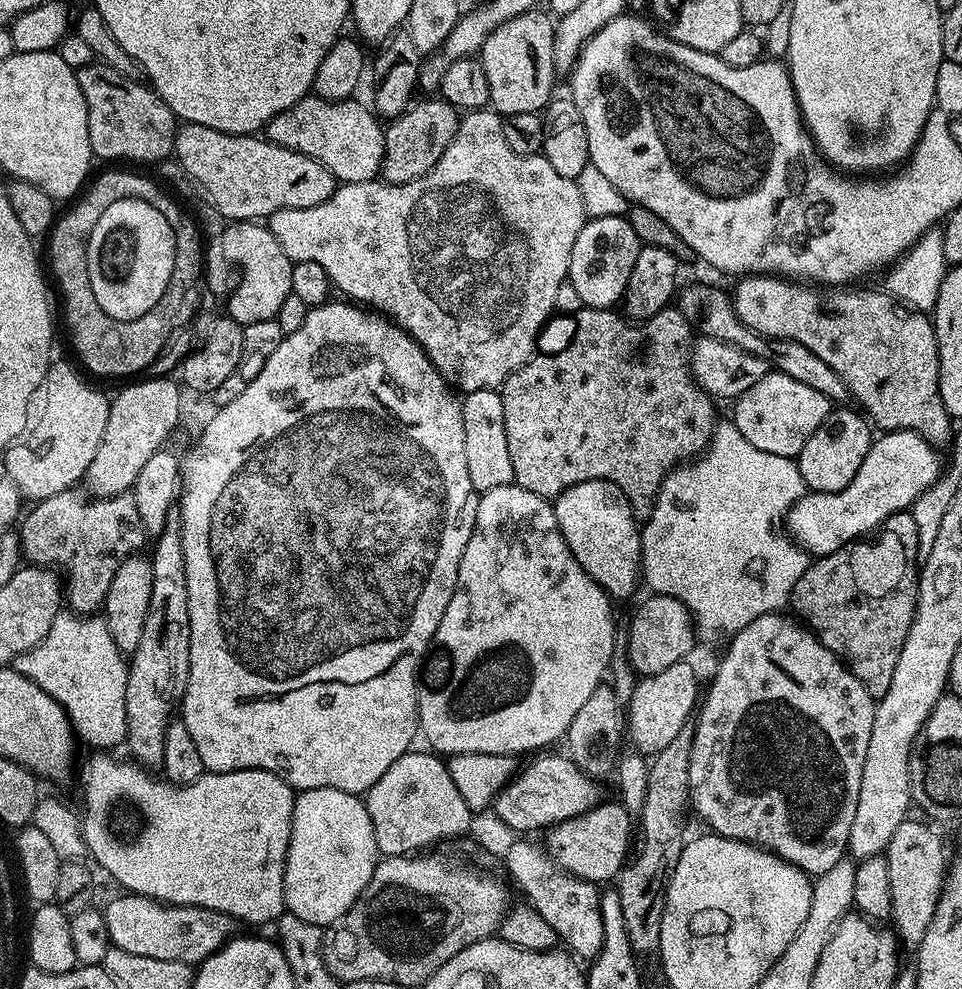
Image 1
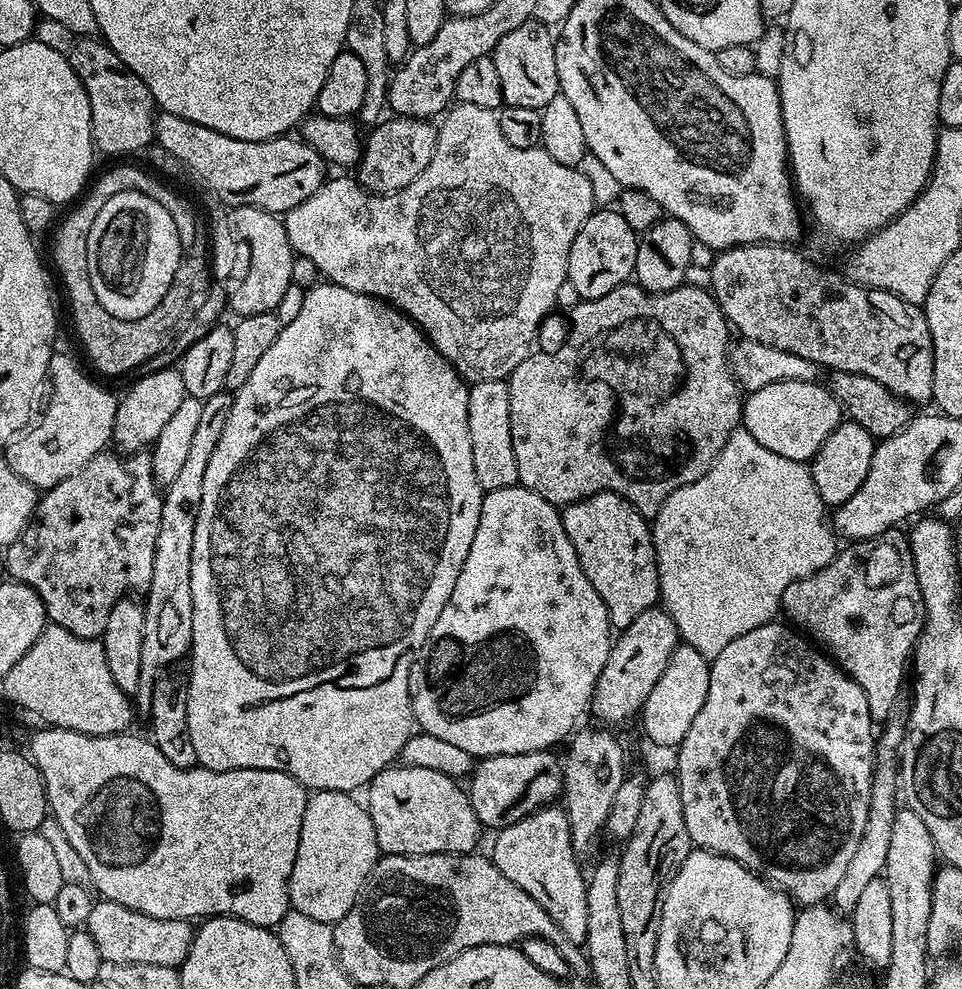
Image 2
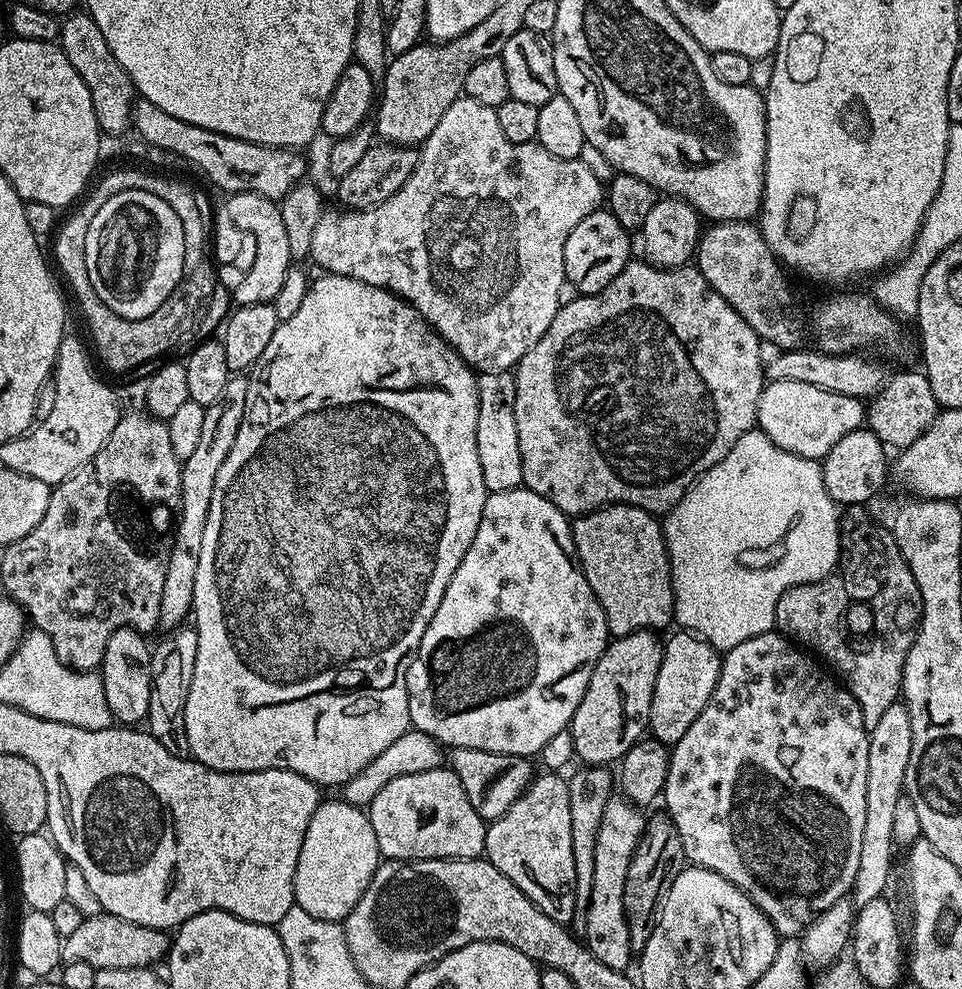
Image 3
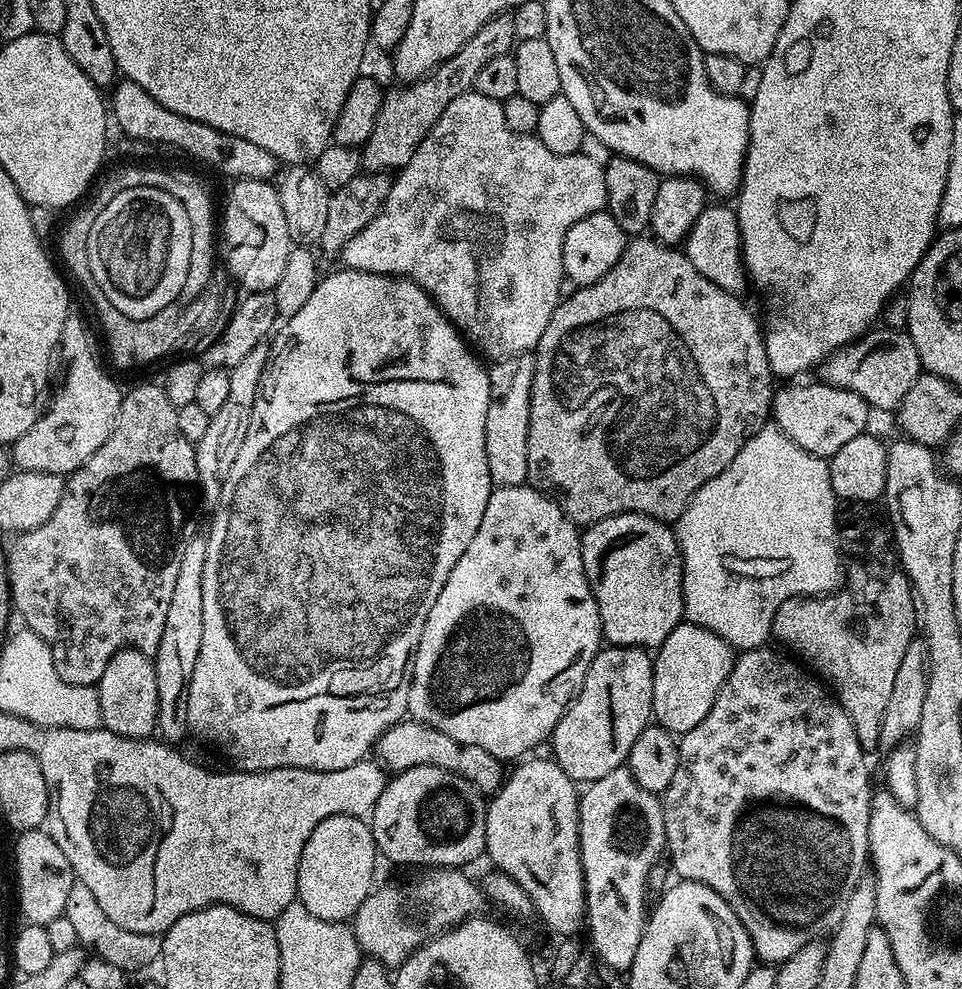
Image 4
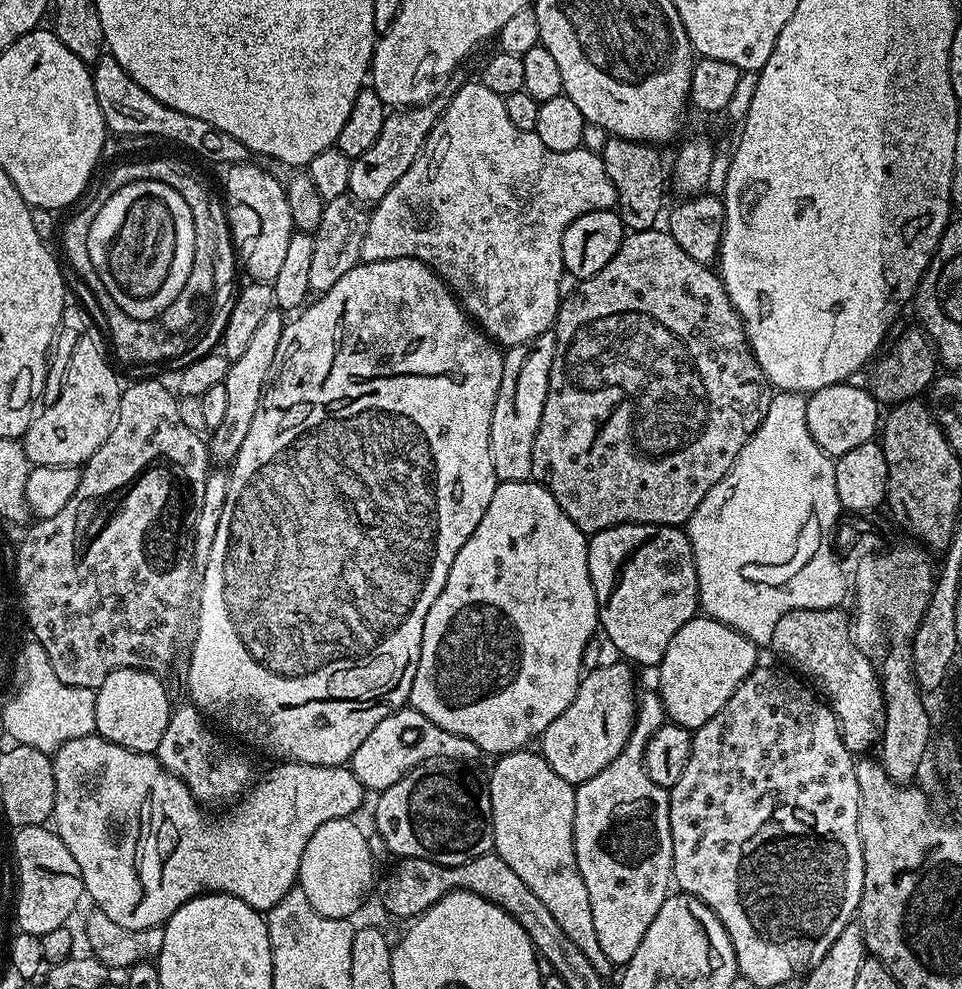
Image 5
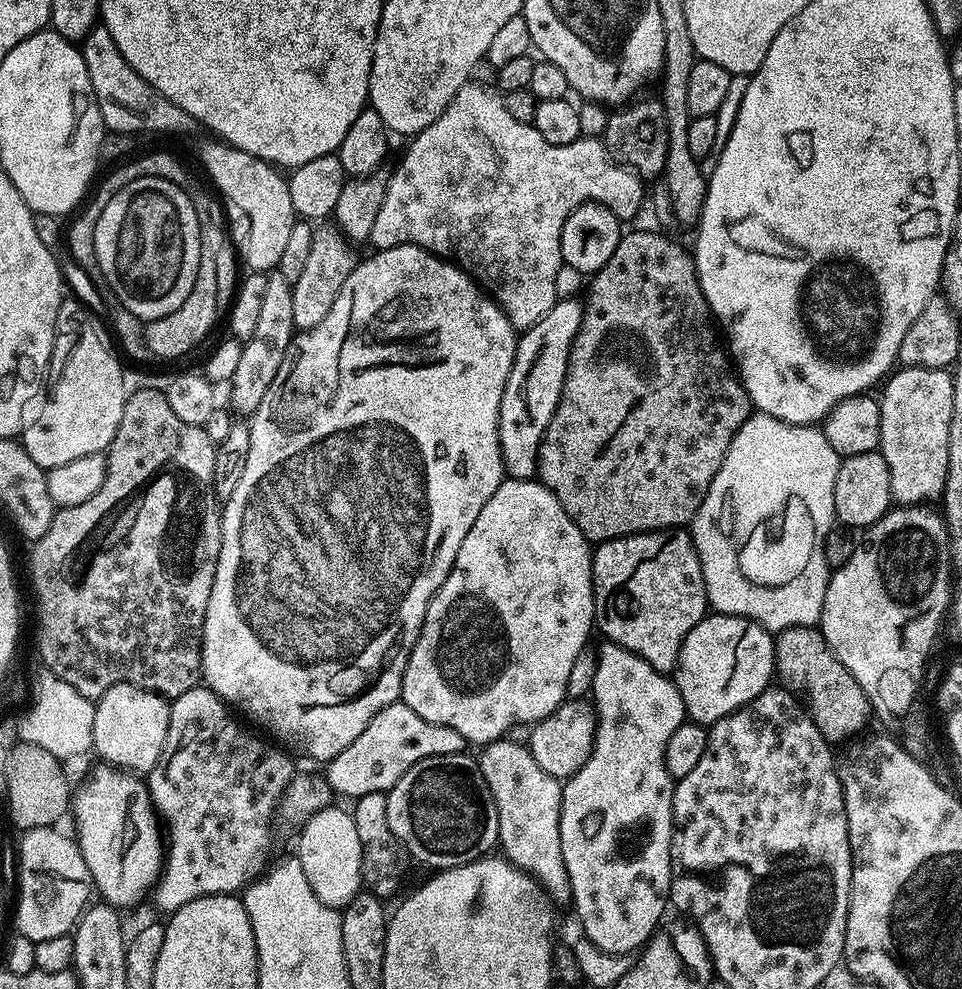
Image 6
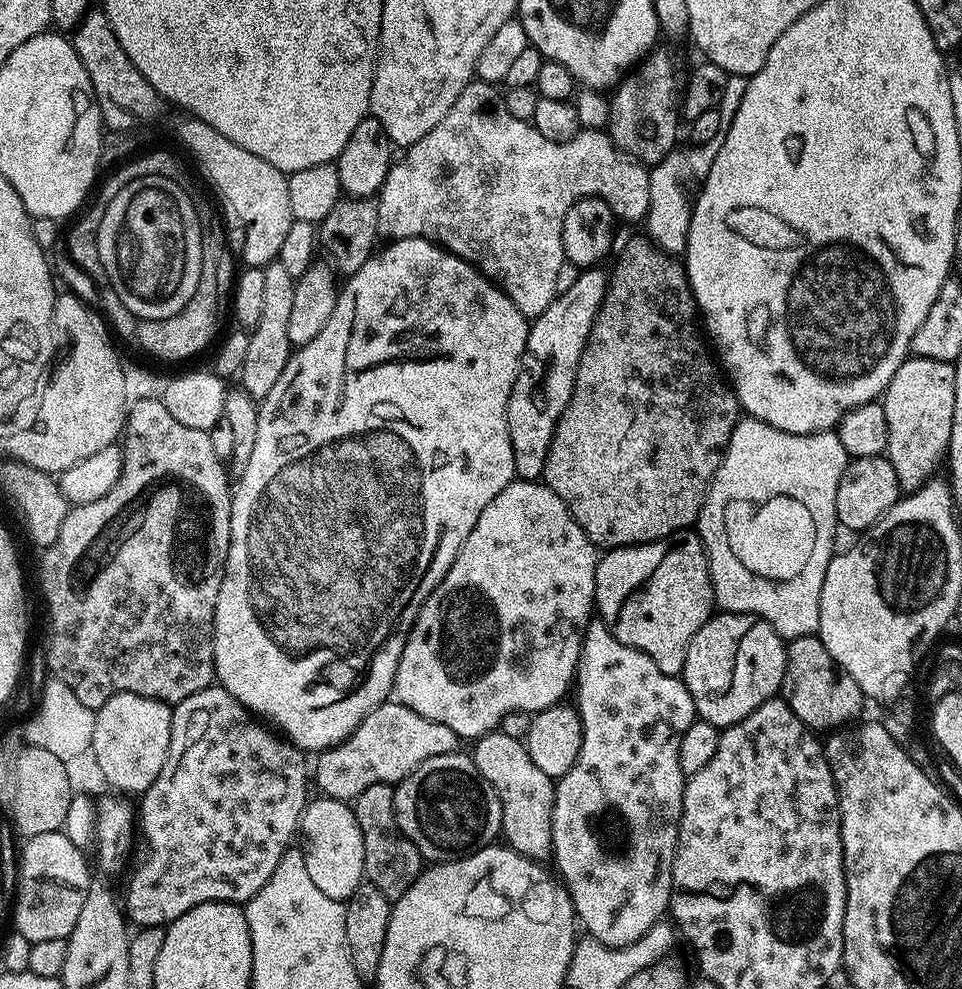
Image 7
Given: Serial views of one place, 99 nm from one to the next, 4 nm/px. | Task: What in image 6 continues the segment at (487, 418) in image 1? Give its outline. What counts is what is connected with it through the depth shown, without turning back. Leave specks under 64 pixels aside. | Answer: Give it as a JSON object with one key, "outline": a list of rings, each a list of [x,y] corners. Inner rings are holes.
{"outline":[[[579,299],[557,300],[556,305],[534,327],[523,329],[516,341],[514,366],[510,370],[510,378],[506,378],[506,390],[502,390],[498,418],[504,471],[511,479],[531,480],[536,476],[540,444],[560,401],[570,346],[583,315],[584,307]]]}

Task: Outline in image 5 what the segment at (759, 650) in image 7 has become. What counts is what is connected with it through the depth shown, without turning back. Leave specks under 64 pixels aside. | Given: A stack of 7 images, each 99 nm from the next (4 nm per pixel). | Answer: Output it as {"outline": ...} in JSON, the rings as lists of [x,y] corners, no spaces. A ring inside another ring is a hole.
{"outline":[[[703,614],[693,616],[690,622],[686,622],[686,626],[682,626],[682,630],[678,630],[678,634],[674,634],[674,638],[670,638],[670,646],[666,646],[666,654],[662,654],[662,662],[658,666],[658,695],[665,717],[671,723],[689,730],[695,730],[710,722],[710,718],[714,718],[714,714],[718,714],[718,710],[726,706],[730,694],[734,694],[740,683],[757,668],[756,652],[758,646],[738,630]]]}

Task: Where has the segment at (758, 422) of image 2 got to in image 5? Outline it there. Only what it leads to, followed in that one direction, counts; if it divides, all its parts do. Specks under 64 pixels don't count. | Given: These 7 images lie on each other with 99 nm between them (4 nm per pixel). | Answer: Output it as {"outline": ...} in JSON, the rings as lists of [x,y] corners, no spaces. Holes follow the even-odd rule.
{"outline":[[[856,382],[831,384],[807,397],[806,426],[814,442],[827,456],[833,458],[854,450],[854,446],[873,443],[882,424],[882,408],[867,387],[859,388]]]}

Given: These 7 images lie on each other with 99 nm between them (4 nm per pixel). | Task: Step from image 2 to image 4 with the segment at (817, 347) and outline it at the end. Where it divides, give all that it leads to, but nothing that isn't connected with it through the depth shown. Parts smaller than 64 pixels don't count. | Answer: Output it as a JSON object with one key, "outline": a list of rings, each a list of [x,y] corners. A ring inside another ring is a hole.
{"outline":[[[724,202],[716,203],[720,204],[709,203],[702,210],[702,214],[698,214],[698,222],[694,222],[694,226],[690,226],[688,236],[682,242],[682,251],[686,258],[690,258],[690,263],[698,269],[698,274],[710,278],[710,282],[714,282],[714,286],[733,294],[740,294],[743,293],[744,287],[749,287],[750,277],[744,267],[744,252],[740,249],[740,227],[736,209],[729,205],[727,208],[724,205],[727,203]]]}

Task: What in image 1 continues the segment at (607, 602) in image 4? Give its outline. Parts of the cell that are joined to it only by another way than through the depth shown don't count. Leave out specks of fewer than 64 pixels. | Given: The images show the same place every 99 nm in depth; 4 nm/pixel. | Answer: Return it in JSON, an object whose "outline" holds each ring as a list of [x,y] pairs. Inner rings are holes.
{"outline":[[[591,480],[590,482],[578,482],[578,486],[570,486],[562,495],[555,497],[556,527],[559,528],[566,546],[578,558],[582,570],[598,582],[613,601],[619,602],[636,592],[636,583],[642,580],[640,567],[640,528],[635,514],[632,513],[632,503],[622,494],[614,482],[605,480]]]}

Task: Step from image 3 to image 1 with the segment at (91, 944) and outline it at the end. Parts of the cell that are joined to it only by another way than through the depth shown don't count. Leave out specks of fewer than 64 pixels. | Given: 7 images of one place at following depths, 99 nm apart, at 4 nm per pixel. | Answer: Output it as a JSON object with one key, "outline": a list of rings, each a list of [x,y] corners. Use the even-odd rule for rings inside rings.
{"outline":[[[119,895],[108,905],[103,905],[102,911],[106,918],[106,930],[111,947],[126,950],[126,954],[142,954],[142,958],[162,958],[162,962],[182,962],[199,966],[206,957],[217,952],[238,932],[237,921],[218,910],[206,910],[198,906],[181,904],[161,904],[159,900],[151,900],[149,896]]]}

